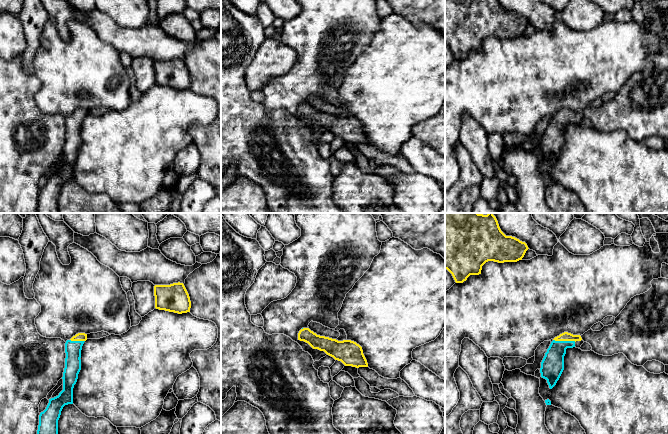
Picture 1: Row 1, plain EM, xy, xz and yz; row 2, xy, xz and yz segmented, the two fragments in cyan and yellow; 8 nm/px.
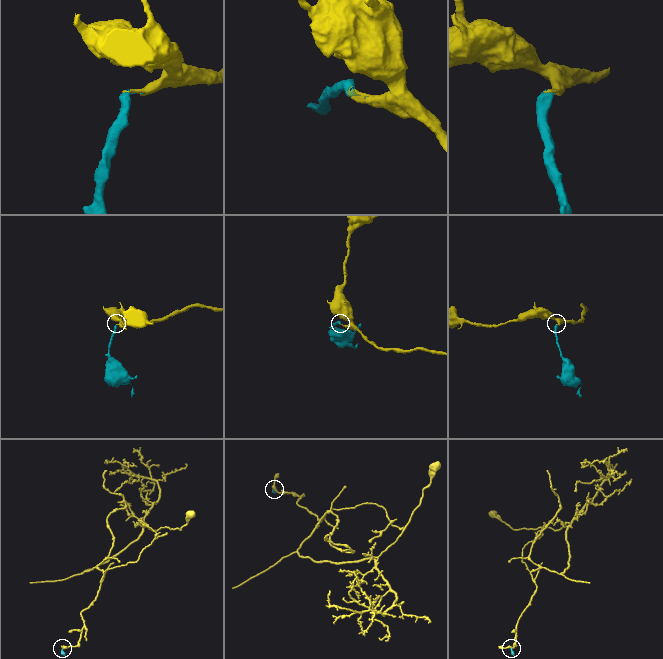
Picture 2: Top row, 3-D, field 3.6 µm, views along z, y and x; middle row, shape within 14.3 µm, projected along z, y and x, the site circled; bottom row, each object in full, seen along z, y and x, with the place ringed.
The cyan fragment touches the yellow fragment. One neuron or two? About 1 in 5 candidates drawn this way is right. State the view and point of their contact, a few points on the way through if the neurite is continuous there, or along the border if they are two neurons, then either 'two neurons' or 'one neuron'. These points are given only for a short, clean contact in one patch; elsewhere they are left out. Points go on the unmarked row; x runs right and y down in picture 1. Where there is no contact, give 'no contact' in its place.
meets cyan in yz at (564, 117); one neuron

